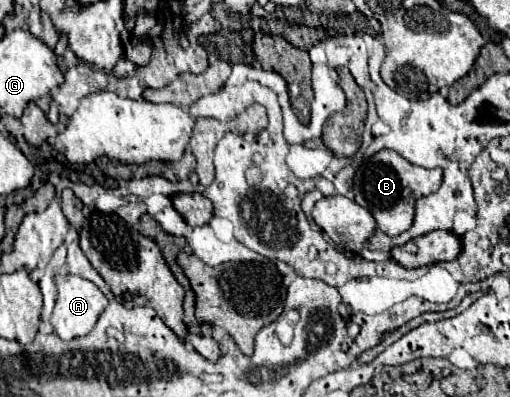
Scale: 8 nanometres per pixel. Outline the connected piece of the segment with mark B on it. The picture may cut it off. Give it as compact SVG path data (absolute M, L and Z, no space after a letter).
M382 149L358 165L352 191L354 201L372 213L372 217L378 223L378 229L382 229L386 235L400 235L412 225L416 199L438 191L440 183L442 183L442 171L438 167L424 169L412 165L392 149Z

